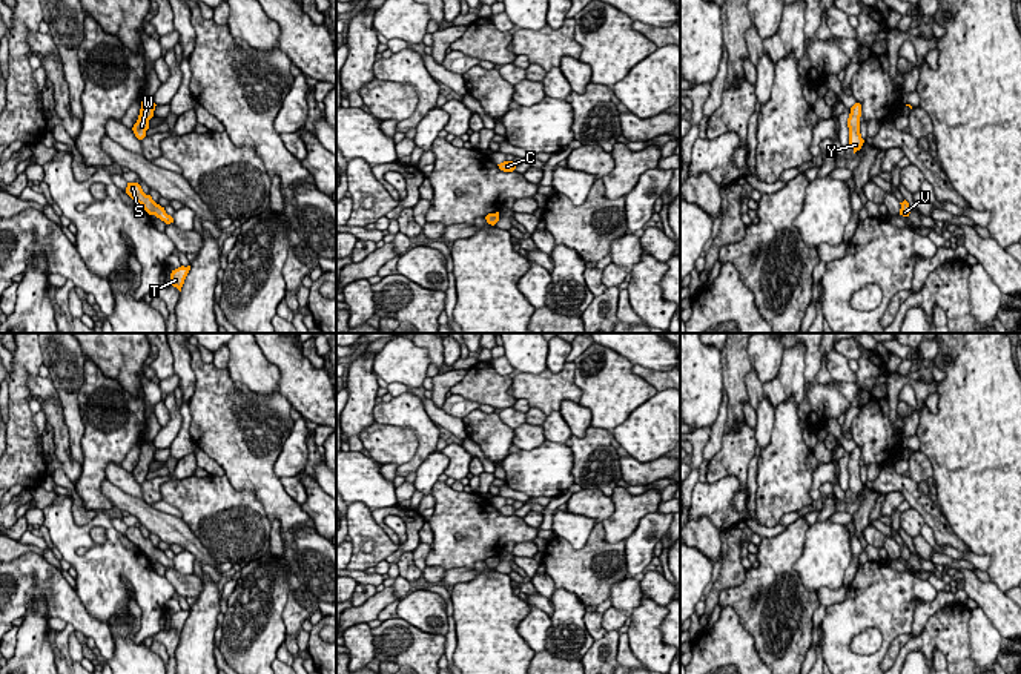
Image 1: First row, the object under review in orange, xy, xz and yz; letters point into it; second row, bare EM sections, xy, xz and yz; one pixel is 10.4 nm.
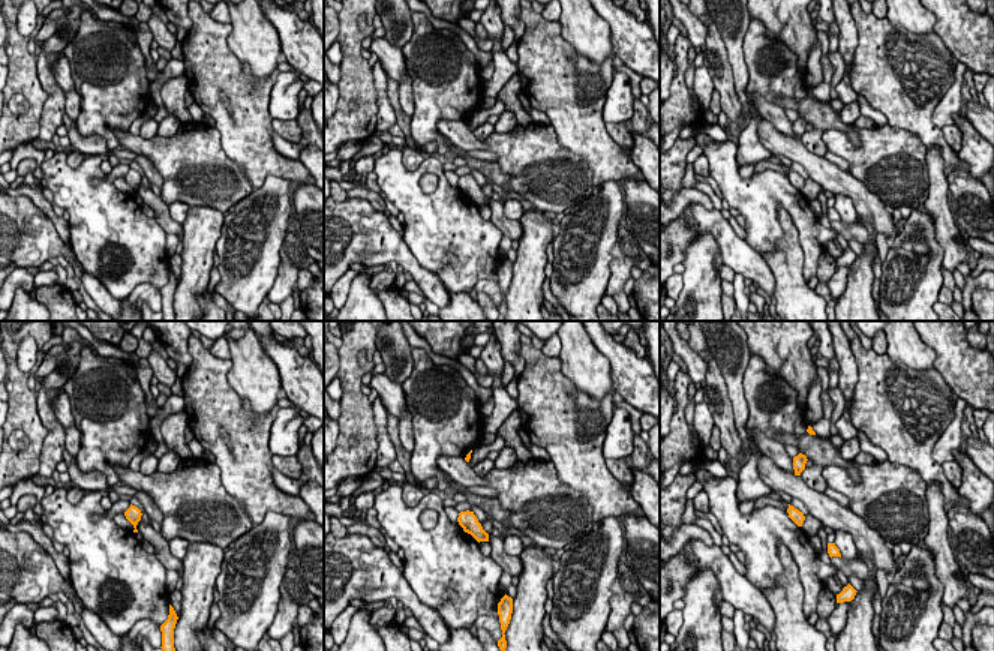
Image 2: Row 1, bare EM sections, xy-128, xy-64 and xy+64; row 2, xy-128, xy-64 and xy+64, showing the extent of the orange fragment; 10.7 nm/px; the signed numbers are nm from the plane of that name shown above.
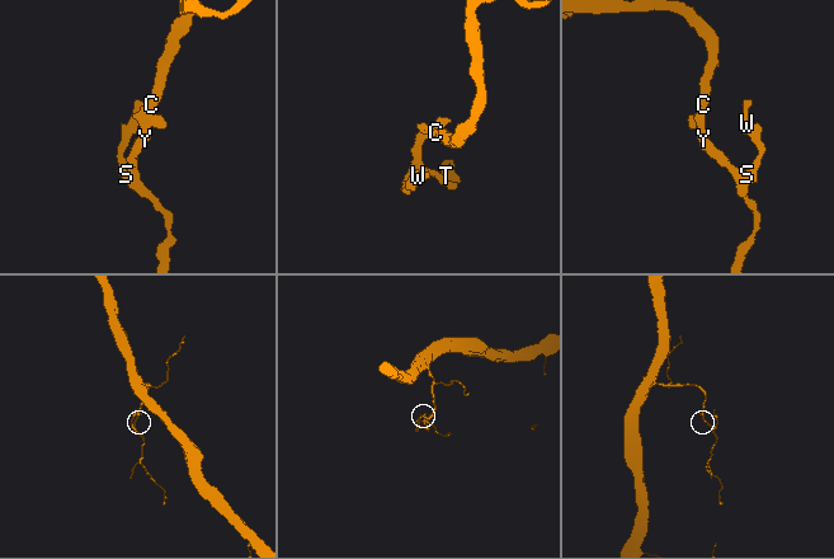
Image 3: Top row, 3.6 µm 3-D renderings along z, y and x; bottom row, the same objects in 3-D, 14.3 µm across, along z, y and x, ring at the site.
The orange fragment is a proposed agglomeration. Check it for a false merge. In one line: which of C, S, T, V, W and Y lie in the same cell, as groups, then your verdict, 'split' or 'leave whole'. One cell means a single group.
C S T V W Y | leave whole

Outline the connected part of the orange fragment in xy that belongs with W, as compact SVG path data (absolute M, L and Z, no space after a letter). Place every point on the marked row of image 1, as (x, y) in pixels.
M144 97L141 101L141 109L137 123L134 124L132 131L138 140L146 137L146 131L149 129L149 120L154 117L155 103L152 98Z

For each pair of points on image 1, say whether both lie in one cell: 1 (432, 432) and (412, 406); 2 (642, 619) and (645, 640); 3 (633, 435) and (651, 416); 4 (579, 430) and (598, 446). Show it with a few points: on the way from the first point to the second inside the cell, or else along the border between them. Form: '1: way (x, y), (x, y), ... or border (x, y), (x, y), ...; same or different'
1: way (426, 426), (412, 412); same
2: way (645, 624), (645, 636); same
3: way (637, 430), (647, 421); same
4: border (590, 426), (582, 436), (573, 436); different

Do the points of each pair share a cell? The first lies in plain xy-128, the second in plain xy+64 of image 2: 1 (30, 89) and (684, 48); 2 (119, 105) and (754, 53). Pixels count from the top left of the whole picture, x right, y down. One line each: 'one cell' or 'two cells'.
1: one cell
2: one cell

